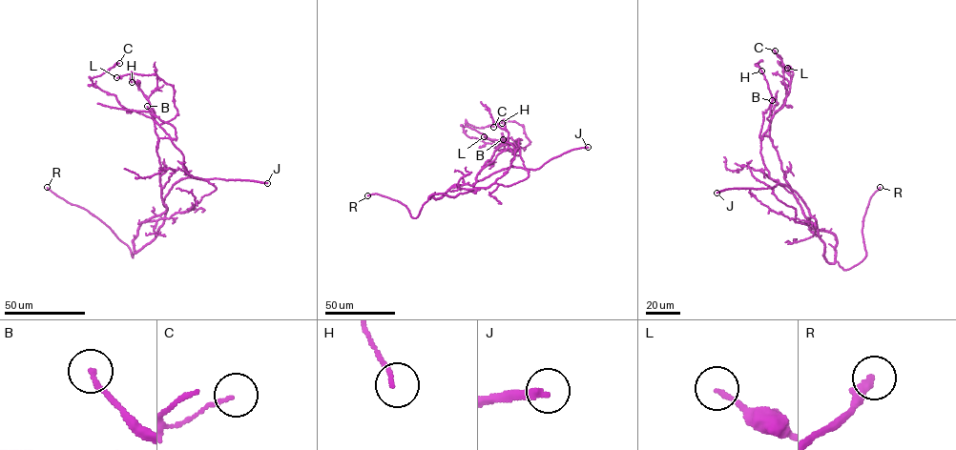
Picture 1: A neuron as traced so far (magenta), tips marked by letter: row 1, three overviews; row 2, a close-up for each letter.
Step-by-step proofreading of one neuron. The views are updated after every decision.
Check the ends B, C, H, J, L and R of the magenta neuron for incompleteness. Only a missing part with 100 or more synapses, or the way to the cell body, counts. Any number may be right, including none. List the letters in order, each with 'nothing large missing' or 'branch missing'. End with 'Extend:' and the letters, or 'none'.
B: nothing large missing
C: nothing large missing
H: nothing large missing
J: branch missing
L: nothing large missing
R: branch missing
Extend: J, R

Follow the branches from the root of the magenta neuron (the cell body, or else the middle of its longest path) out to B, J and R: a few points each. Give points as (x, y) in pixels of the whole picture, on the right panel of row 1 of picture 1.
B: (798, 200), (784, 179), (769, 135), (761, 139), (759, 137), (763, 113), (772, 100)
J: (798, 200), (784, 179), (769, 135), (761, 137), (760, 152), (769, 176), (778, 183), (766, 189), (716, 193)
R: (798, 200), (809, 223), (835, 235), (836, 260), (845, 270), (865, 256), (863, 218), (871, 197), (880, 187)

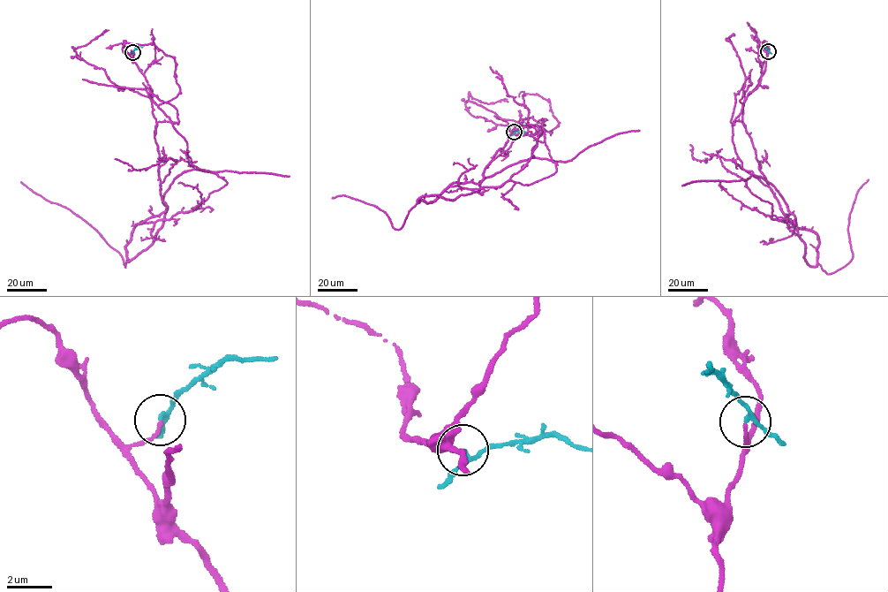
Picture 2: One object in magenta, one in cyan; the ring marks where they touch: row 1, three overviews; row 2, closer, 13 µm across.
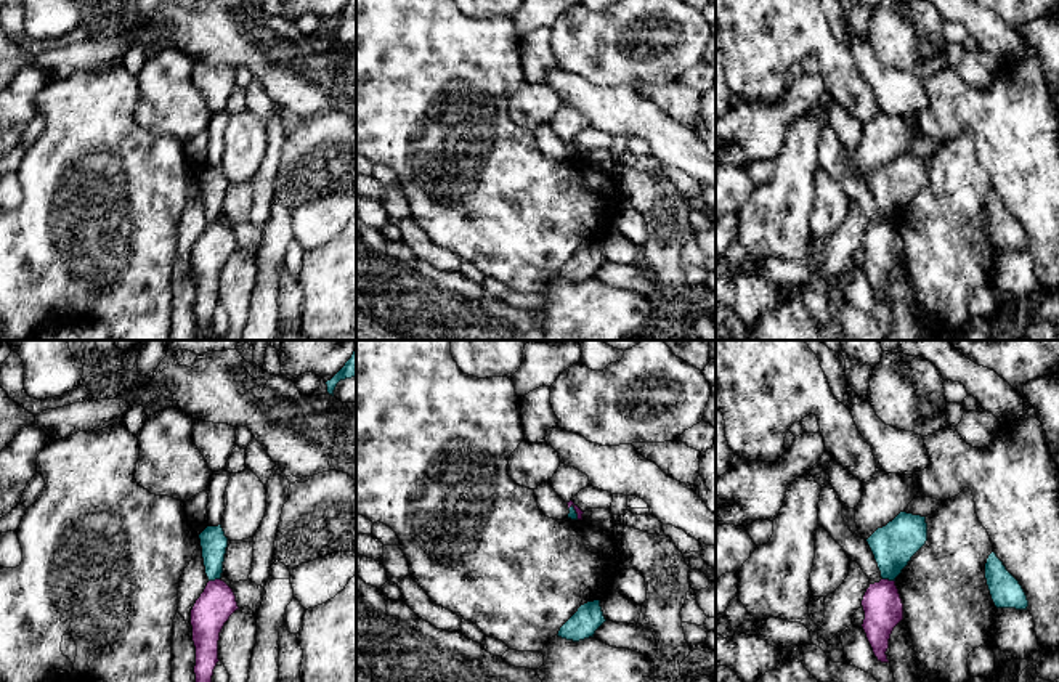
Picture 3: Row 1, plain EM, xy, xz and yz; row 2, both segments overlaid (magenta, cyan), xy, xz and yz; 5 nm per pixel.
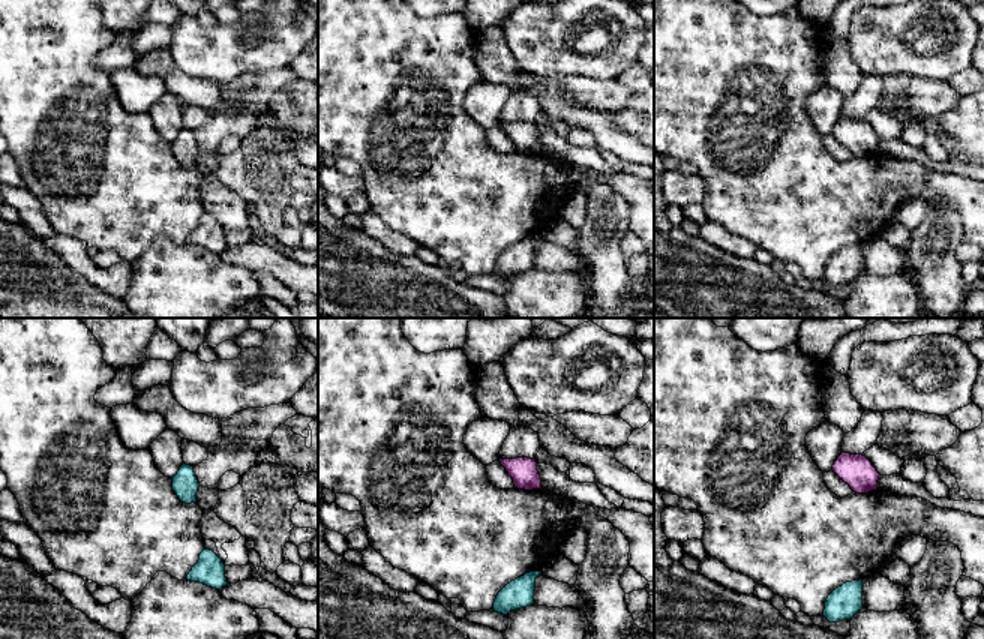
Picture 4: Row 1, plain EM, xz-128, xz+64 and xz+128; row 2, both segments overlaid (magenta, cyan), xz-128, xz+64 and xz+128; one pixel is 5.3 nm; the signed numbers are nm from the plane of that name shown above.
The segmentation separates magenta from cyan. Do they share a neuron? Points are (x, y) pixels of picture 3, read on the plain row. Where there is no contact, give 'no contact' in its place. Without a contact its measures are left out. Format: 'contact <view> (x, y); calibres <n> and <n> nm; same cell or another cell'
contact yz (888, 220); calibres 200 and 220 nm; another cell

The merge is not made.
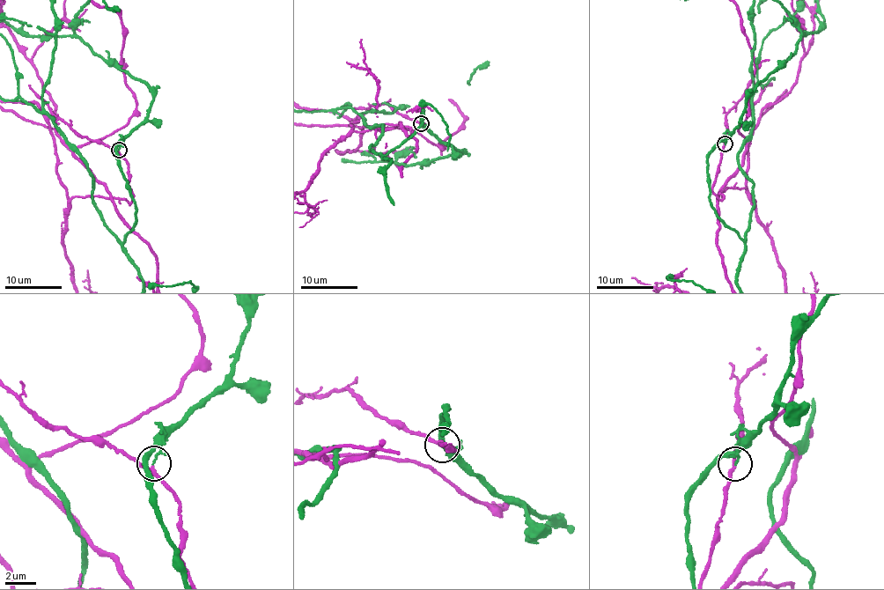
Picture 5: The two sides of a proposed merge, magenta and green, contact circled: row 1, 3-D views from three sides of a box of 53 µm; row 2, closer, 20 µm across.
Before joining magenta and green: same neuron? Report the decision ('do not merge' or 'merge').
do not merge

